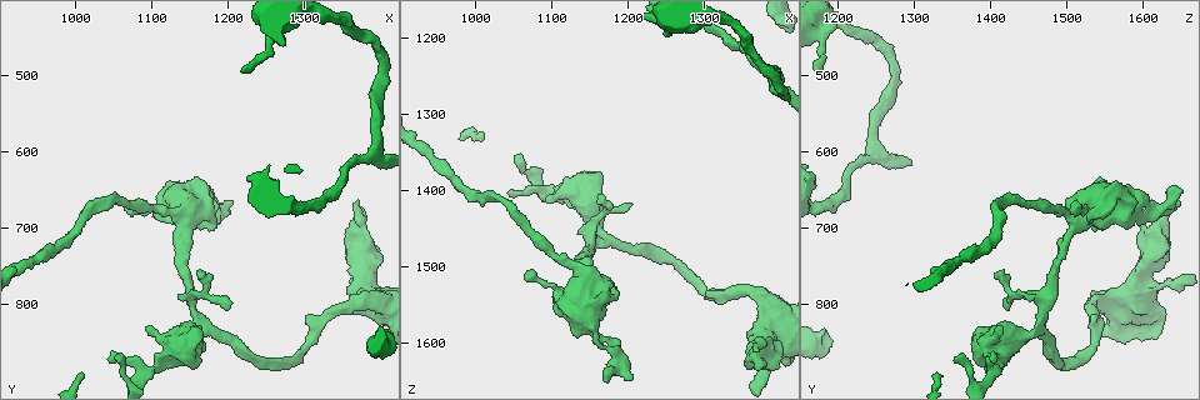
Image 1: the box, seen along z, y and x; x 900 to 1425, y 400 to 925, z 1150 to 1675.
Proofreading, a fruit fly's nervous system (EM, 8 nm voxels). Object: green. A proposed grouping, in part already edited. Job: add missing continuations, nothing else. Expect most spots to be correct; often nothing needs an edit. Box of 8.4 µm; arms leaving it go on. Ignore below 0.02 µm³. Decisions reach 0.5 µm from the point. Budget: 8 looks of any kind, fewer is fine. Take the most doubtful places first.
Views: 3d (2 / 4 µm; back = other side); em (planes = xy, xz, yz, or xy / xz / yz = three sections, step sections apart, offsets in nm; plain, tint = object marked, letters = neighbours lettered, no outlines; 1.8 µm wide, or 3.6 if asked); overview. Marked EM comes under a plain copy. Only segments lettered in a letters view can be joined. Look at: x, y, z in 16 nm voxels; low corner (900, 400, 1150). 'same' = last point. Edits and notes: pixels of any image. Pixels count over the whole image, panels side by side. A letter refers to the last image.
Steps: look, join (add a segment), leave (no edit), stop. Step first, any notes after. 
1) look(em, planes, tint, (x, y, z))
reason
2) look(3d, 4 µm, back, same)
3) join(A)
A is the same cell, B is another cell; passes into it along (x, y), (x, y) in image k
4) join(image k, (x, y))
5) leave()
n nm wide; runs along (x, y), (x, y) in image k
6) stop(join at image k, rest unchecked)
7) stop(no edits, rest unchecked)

look(em, planes, tint, (1160, 755, 1415))
thin end

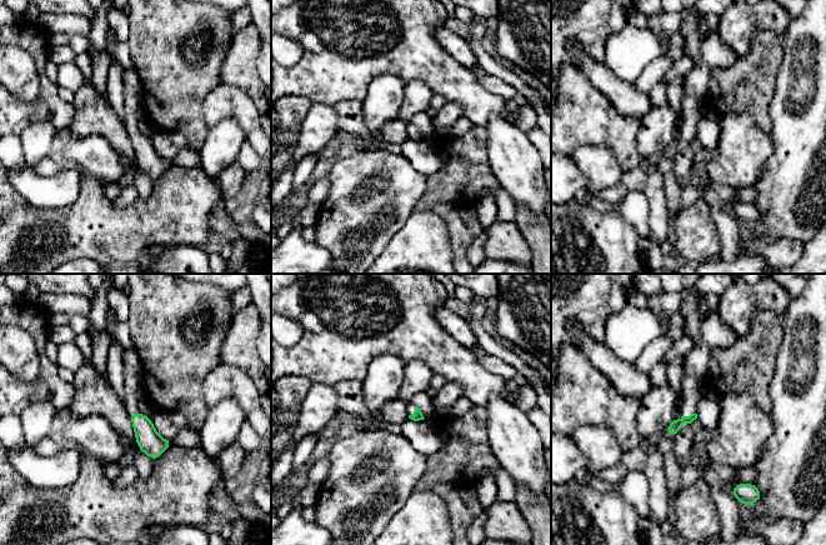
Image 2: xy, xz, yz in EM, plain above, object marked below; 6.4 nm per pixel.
look(em, planes, letters, same)
what lies round it

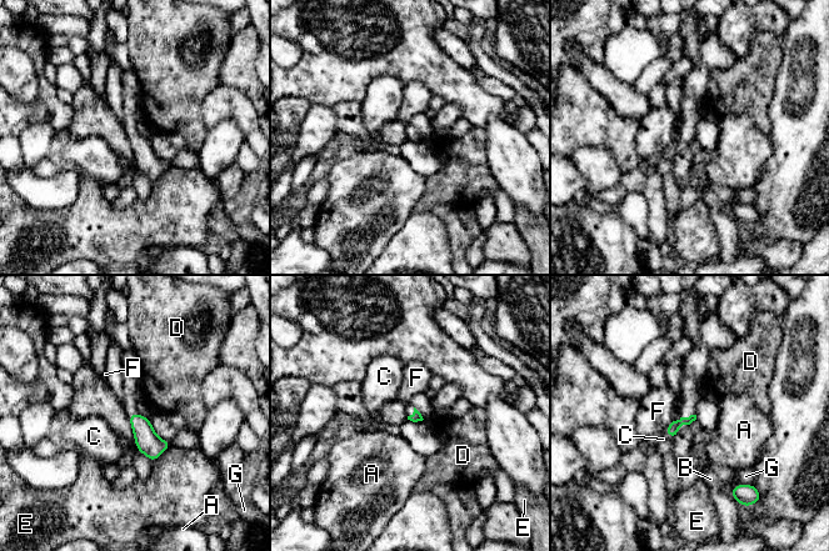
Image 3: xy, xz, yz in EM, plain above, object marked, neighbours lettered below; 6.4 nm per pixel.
leave()
A, B, C, D, E, F and G are other cells; border along (674, 419), (665, 426) in image 3; no lettered segment goes on from it

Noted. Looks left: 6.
look(3d, 4 µm, back, (1055, 870, 1355))
thin end

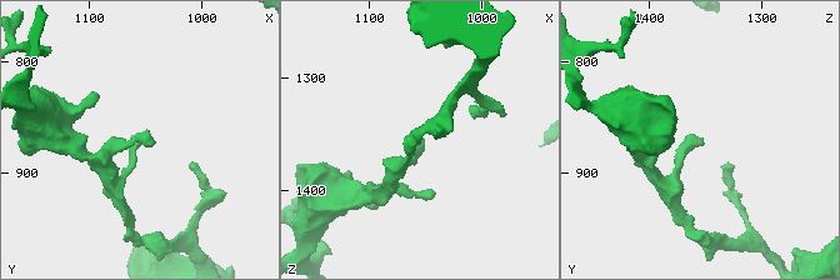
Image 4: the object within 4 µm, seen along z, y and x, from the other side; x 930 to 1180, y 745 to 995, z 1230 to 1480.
look(em, xz, step 4, letters, (1054, 872, 1352))
shape alone is not enough

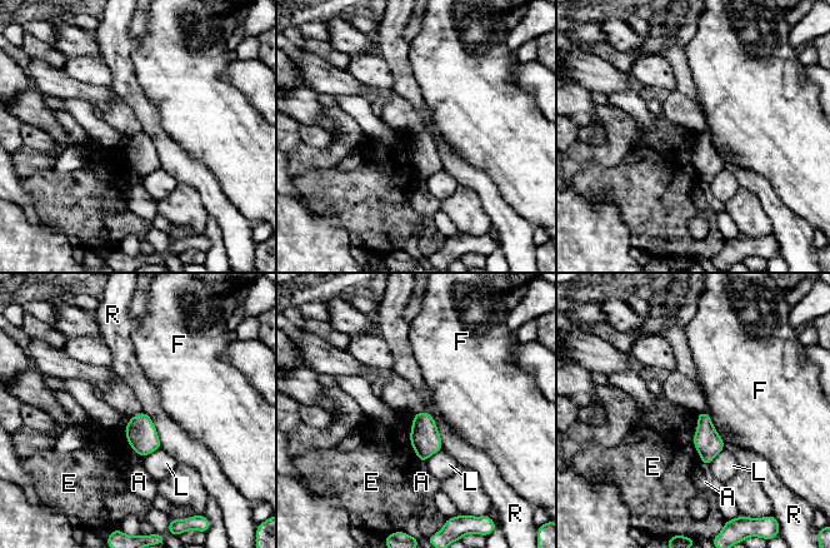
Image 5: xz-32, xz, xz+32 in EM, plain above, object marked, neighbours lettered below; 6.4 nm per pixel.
look(em, planes, letters, same)
cut it another way

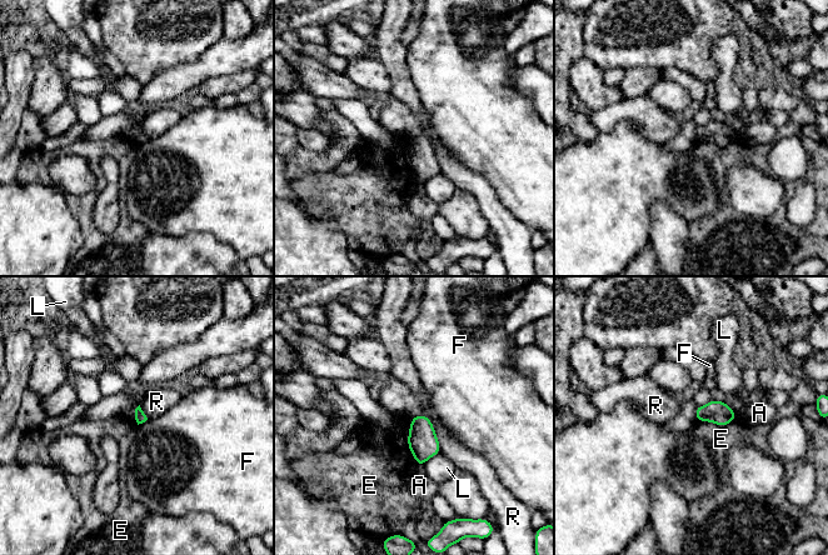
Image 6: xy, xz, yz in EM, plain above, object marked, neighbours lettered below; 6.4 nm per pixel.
leave()
A, E, F, L and R are other cells; border along (737, 416), (726, 425), (696, 420) in image 6; no lettered segment goes on from it

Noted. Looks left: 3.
look(em, planes, tint, (1060, 675, 1515))
branch stops here

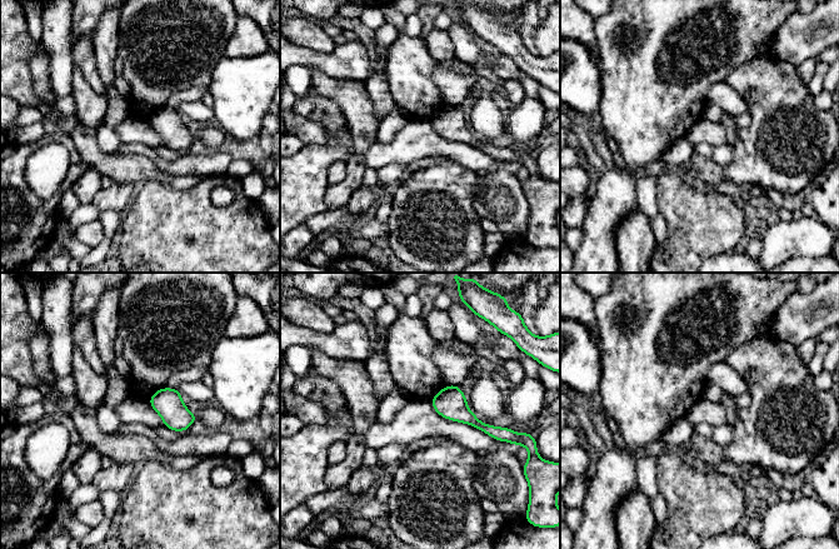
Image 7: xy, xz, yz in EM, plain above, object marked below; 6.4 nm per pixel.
look(em, planes, letters, same)
what lies round it

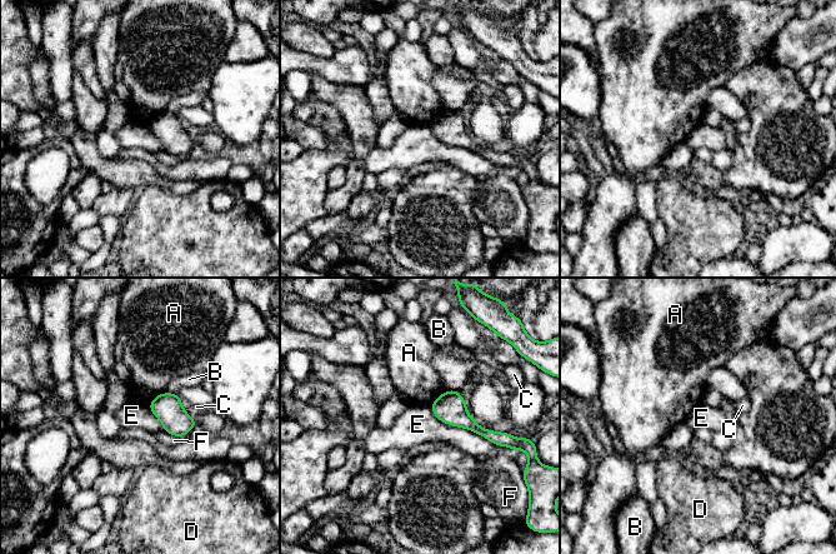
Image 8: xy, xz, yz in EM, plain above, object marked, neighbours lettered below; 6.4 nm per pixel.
leave()
140 nm wide; A, B, C, D, E and F are other cells; no lettered segment goes on from it

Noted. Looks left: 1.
stop(no edits, rest unchecked)

